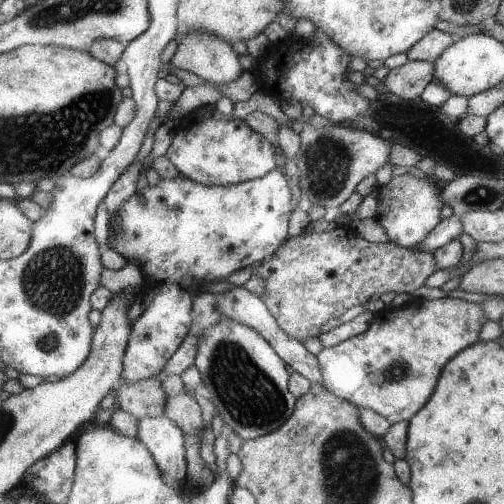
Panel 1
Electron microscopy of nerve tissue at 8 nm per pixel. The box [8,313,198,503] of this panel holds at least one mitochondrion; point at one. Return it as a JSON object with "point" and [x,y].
{"point":[50,342]}

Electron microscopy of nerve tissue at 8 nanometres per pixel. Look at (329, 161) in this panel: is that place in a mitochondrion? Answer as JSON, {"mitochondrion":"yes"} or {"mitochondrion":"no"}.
{"mitochondrion":"yes"}

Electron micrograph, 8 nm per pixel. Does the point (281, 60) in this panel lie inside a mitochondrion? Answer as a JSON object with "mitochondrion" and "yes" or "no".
{"mitochondrion":"no"}

